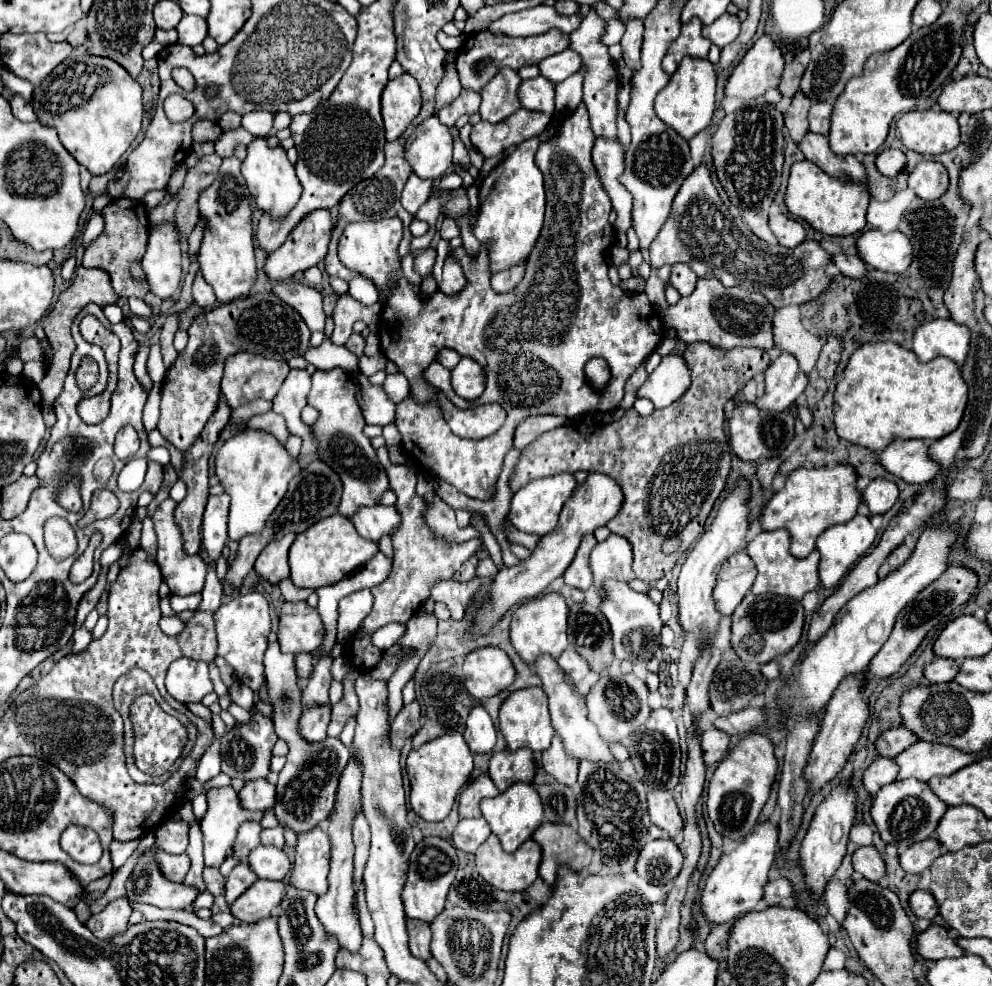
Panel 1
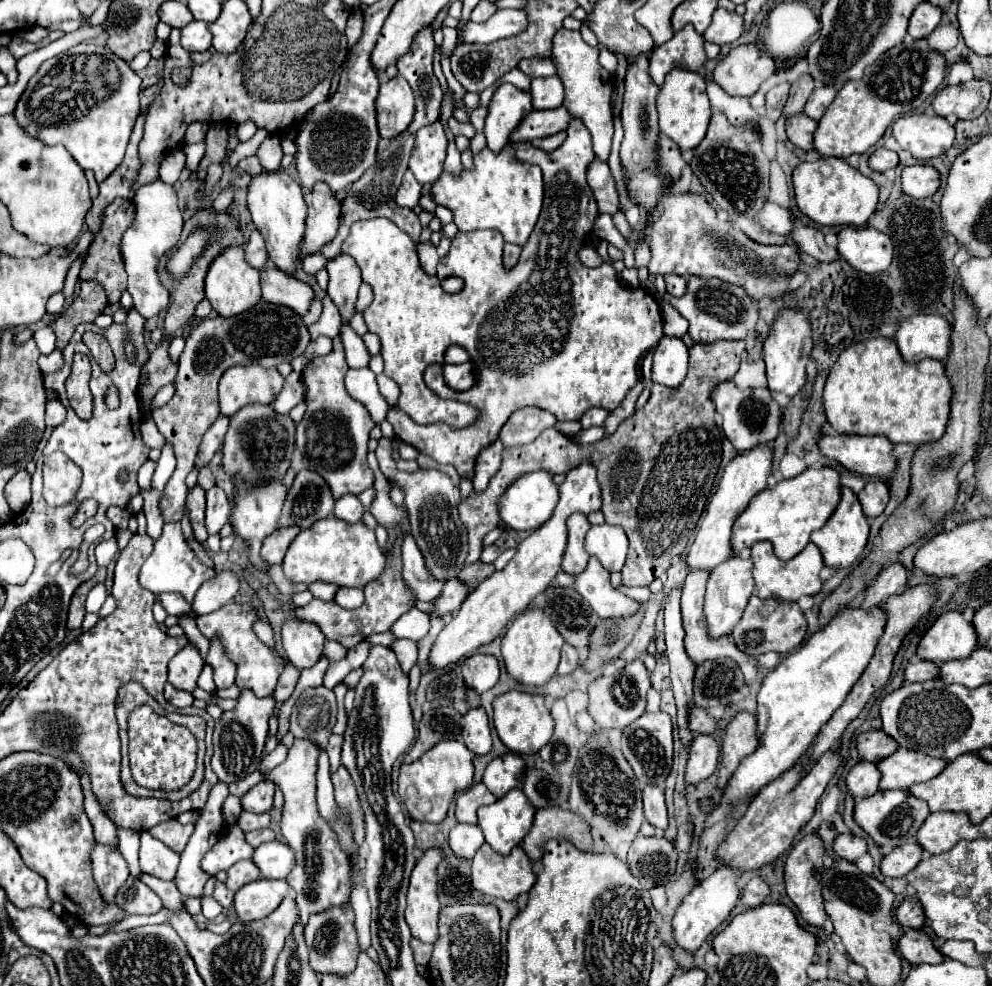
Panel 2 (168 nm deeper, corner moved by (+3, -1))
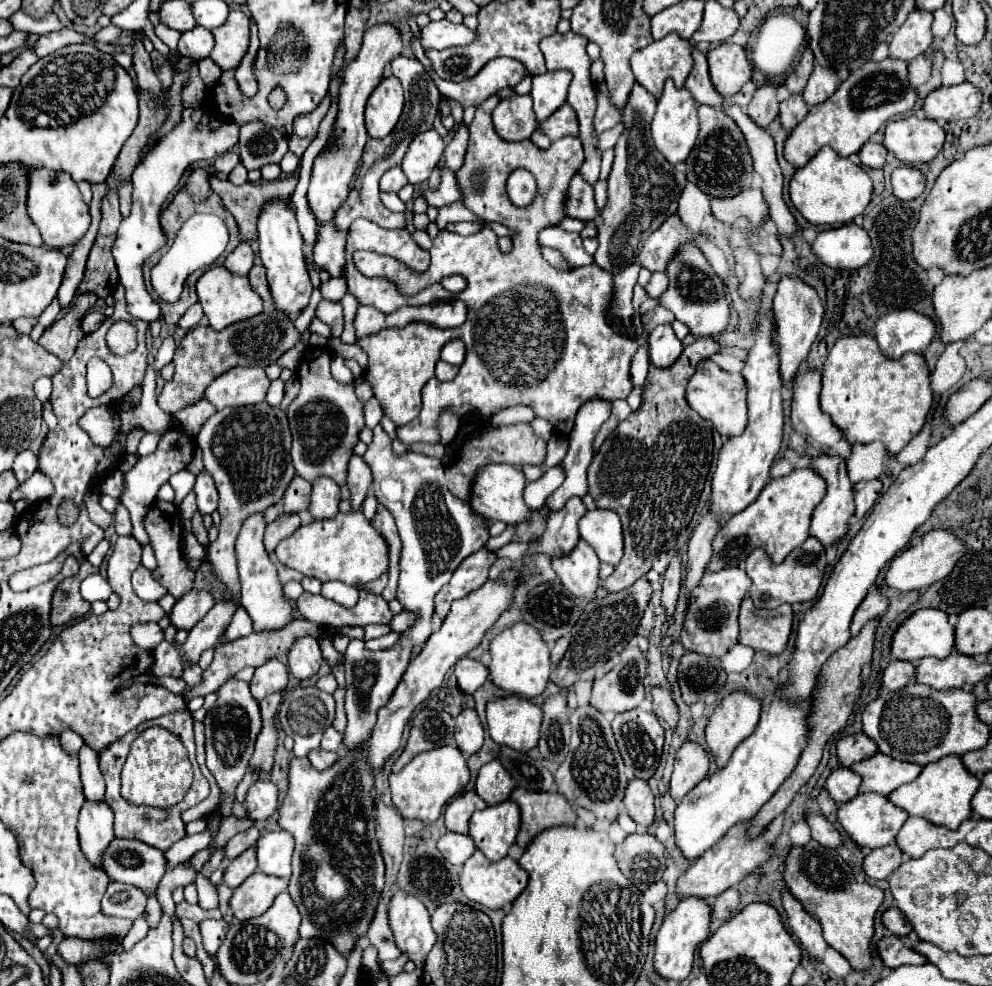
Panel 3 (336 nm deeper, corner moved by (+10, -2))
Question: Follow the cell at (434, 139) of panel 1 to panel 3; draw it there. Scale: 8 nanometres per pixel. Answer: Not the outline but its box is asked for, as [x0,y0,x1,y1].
[402,128,446,186]

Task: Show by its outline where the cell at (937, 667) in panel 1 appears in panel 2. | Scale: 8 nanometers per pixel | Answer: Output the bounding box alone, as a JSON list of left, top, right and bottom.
[905,659,937,683]

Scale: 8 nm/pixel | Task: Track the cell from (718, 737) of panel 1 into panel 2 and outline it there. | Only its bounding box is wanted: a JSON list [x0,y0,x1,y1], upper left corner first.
[685,735,719,785]

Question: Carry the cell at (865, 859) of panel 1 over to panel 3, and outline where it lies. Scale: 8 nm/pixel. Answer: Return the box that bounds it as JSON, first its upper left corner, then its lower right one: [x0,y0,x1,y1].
[806,816,842,848]

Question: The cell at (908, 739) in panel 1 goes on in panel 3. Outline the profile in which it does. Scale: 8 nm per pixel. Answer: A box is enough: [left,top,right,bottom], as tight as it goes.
[836,732,878,766]

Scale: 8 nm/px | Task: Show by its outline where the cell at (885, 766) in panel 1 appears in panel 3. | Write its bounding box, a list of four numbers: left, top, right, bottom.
[826,768,862,804]

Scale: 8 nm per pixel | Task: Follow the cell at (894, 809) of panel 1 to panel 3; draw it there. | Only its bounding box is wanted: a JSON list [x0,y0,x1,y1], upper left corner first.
[838,794,908,848]

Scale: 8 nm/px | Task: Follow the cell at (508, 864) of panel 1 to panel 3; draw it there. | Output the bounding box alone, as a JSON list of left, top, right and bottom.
[460,850,528,908]

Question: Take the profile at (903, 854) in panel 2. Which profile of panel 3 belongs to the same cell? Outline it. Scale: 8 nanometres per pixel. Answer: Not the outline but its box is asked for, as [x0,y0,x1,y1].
[864,844,902,880]

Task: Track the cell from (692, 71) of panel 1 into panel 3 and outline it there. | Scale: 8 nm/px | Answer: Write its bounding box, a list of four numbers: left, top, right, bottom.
[652,78,698,162]

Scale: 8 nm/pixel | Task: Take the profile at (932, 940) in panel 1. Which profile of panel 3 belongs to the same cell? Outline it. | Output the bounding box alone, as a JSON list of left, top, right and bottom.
[878,936,928,968]

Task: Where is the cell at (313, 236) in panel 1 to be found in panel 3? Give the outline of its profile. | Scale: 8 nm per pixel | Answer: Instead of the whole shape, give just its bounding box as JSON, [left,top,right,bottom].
[308,24,402,222]

